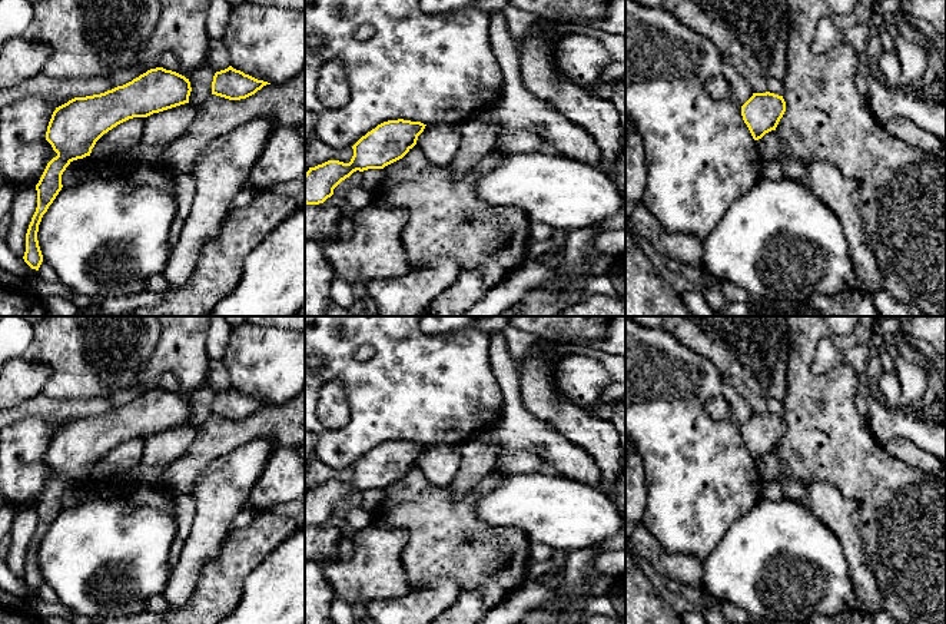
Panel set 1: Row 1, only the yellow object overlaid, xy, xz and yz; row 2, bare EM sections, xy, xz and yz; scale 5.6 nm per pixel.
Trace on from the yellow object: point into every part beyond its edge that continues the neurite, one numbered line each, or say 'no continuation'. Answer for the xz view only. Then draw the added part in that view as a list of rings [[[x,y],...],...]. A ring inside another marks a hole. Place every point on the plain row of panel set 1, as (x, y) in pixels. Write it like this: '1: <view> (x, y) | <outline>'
no continuation

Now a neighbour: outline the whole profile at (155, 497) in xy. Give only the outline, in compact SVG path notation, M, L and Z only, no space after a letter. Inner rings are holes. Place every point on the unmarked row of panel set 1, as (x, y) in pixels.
M127 485L122 488L120 497L127 499L130 504L153 507L173 518L176 517L175 495L156 485Z

